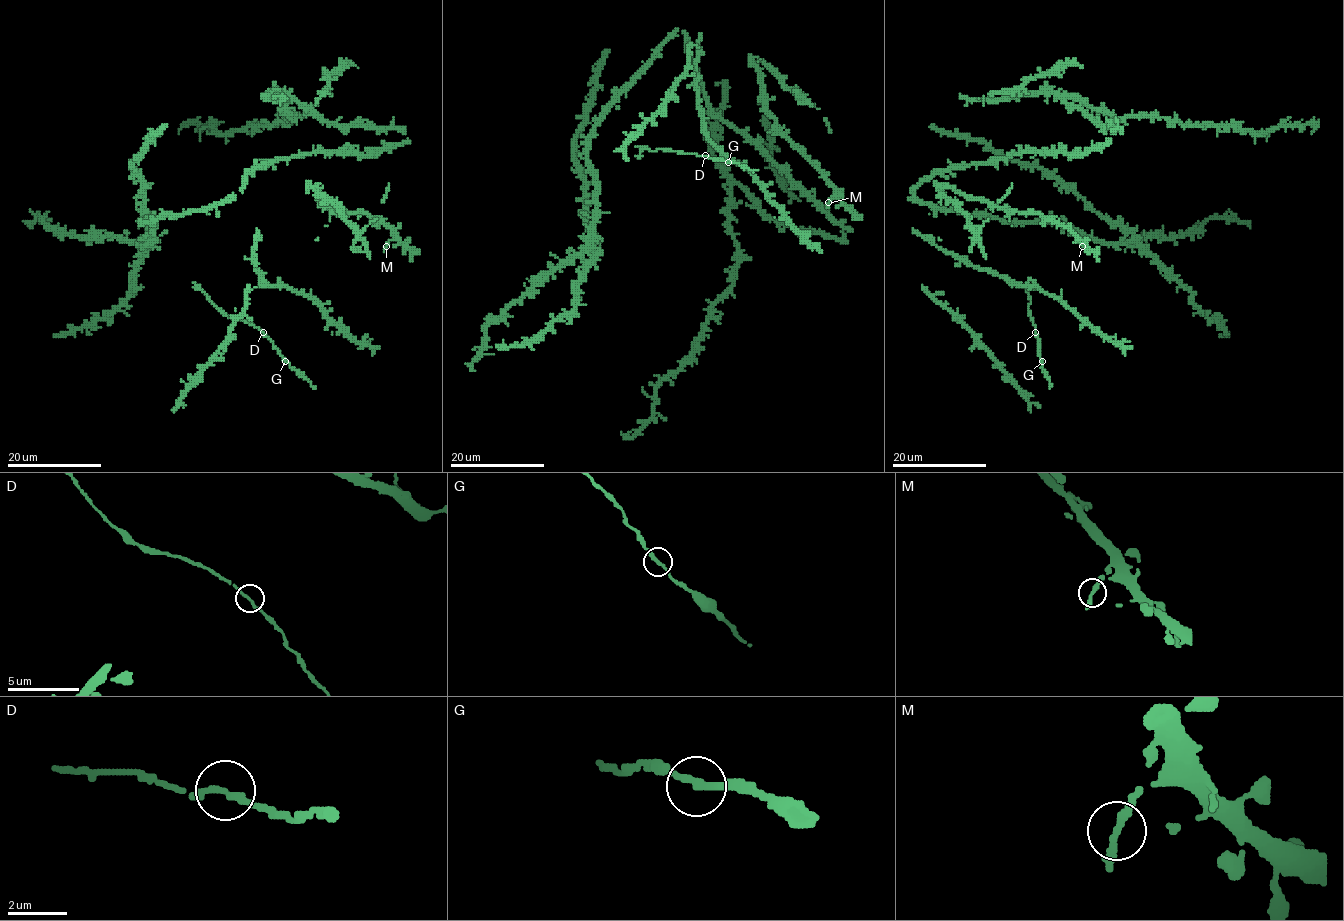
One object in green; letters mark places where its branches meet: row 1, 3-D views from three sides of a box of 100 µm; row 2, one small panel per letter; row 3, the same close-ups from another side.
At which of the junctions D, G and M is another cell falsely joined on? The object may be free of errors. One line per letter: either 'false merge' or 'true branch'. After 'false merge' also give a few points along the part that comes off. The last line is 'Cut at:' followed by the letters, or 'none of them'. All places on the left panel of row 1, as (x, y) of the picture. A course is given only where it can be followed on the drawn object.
D: true branch
G: true branch
M: true branch
Cut at: none of them

